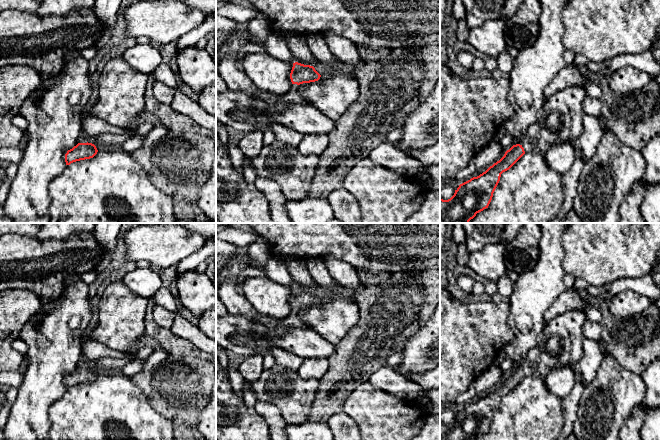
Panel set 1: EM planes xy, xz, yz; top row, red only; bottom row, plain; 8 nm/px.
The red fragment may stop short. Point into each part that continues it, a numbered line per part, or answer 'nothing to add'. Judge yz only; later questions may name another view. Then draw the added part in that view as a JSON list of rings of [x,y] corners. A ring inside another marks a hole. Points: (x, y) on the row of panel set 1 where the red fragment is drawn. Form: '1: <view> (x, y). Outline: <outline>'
1: yz (568, 103). Outline: [[[583,85],[556,92],[548,98],[536,122],[528,128],[519,143],[525,153],[536,152],[545,155],[552,146],[563,141],[574,143],[582,131],[583,102],[587,96]],[[554,112],[559,114],[561,123],[556,132],[545,125],[547,117]]]

